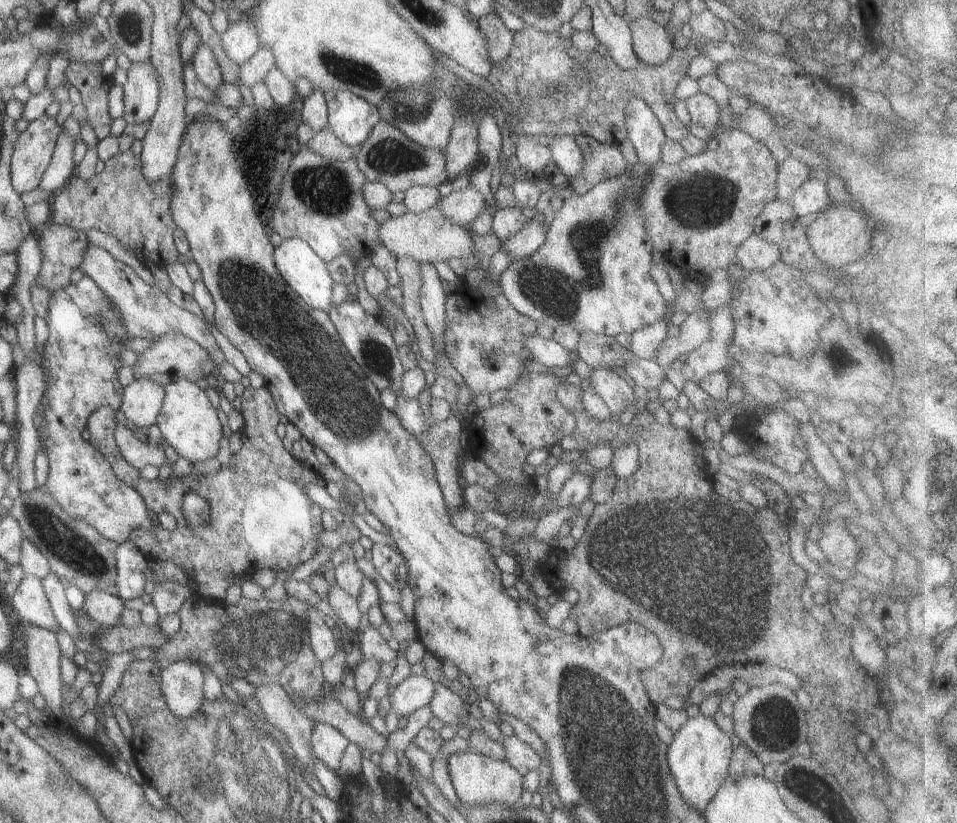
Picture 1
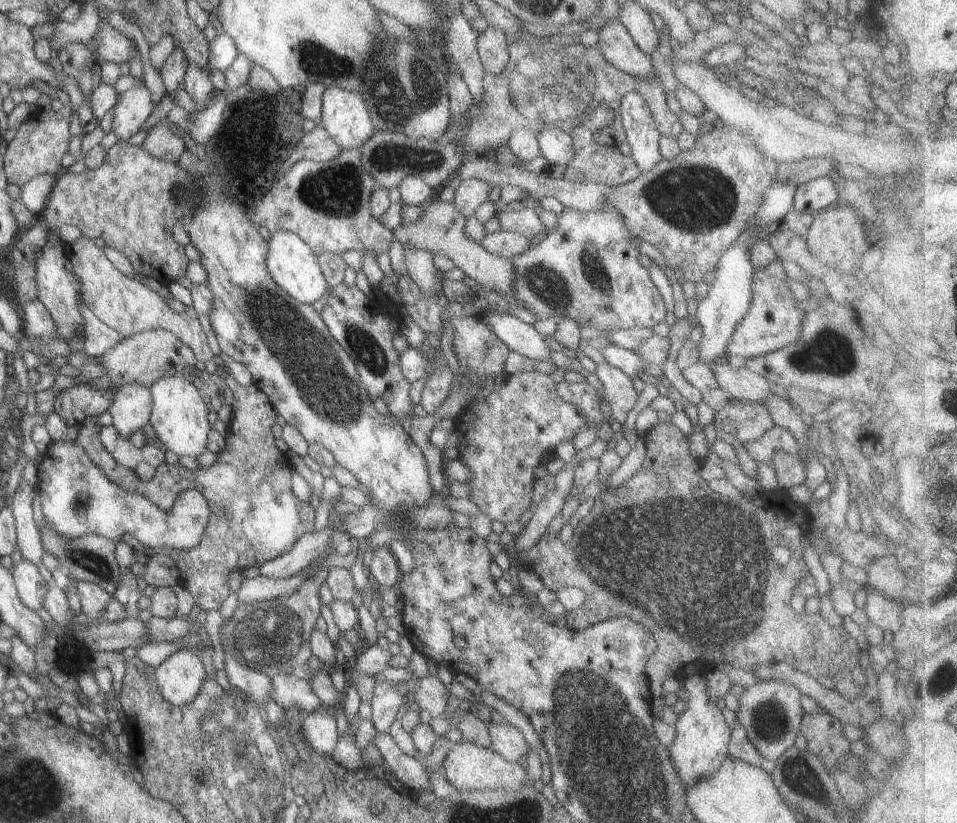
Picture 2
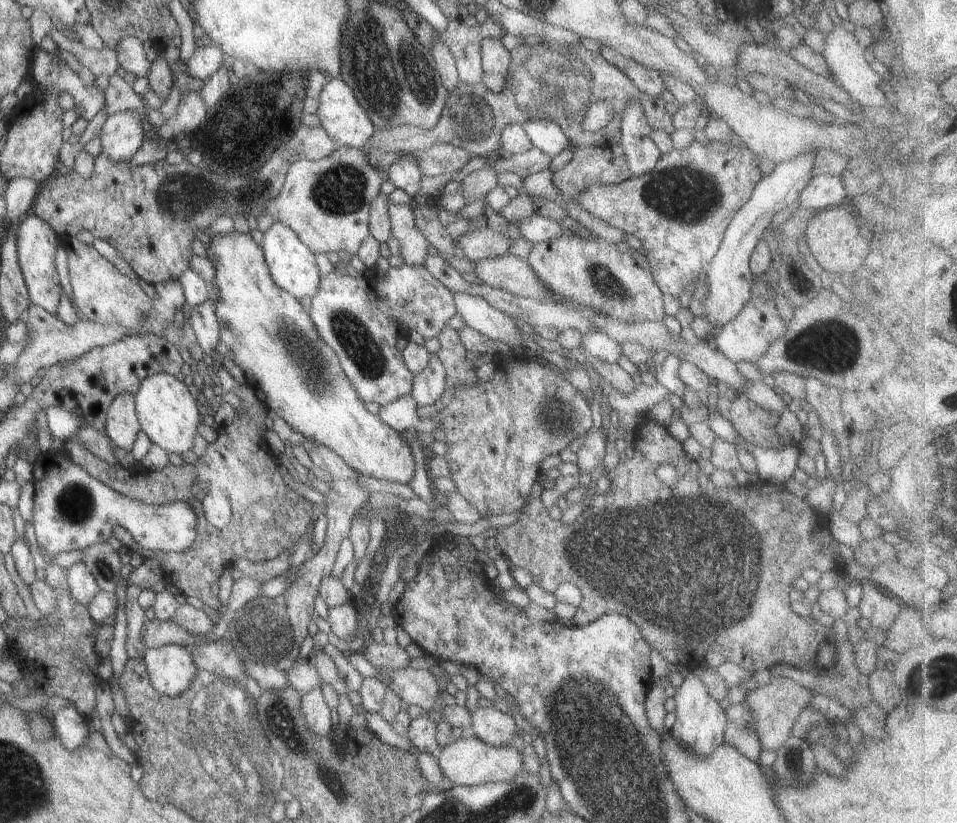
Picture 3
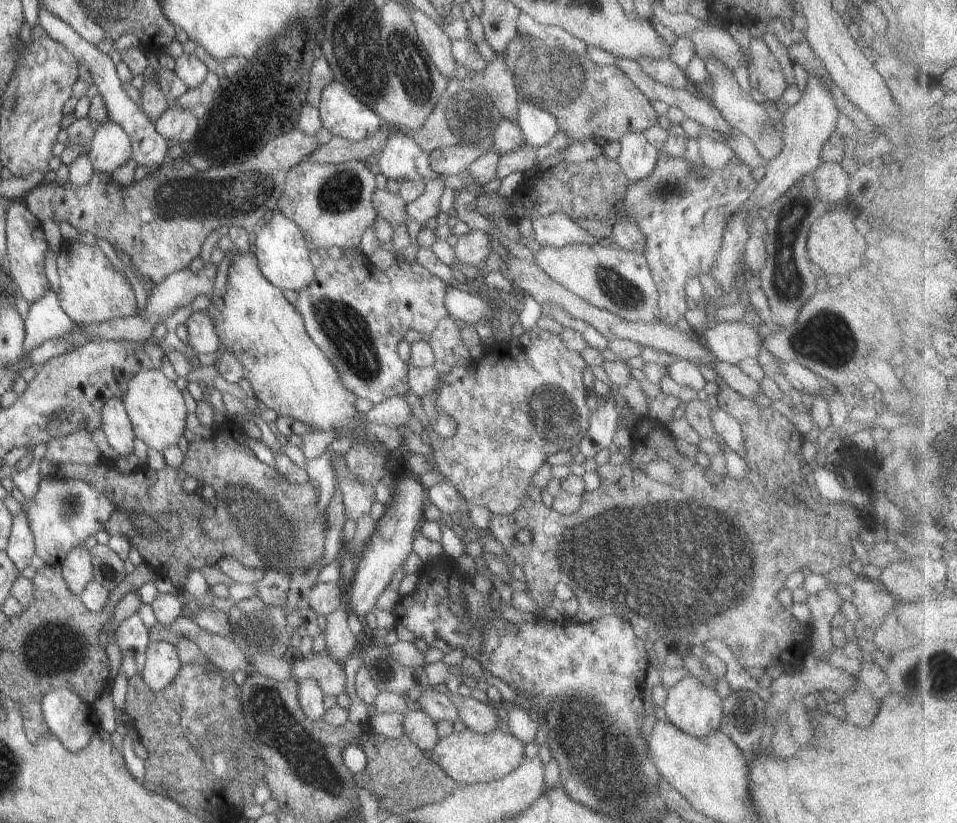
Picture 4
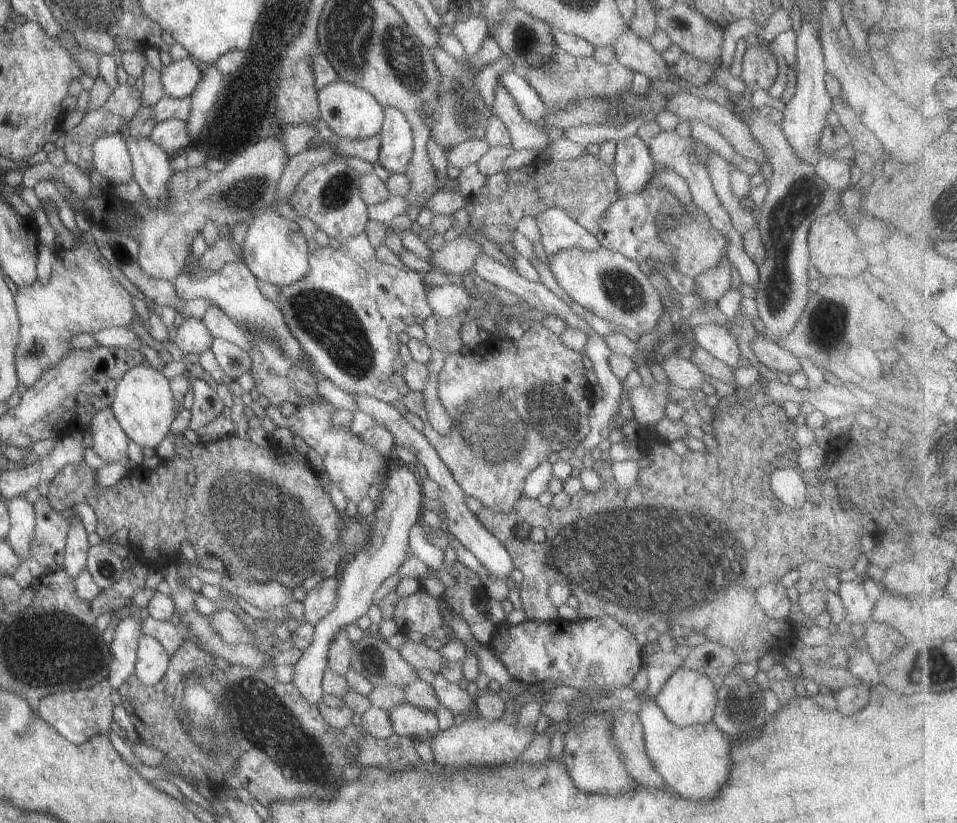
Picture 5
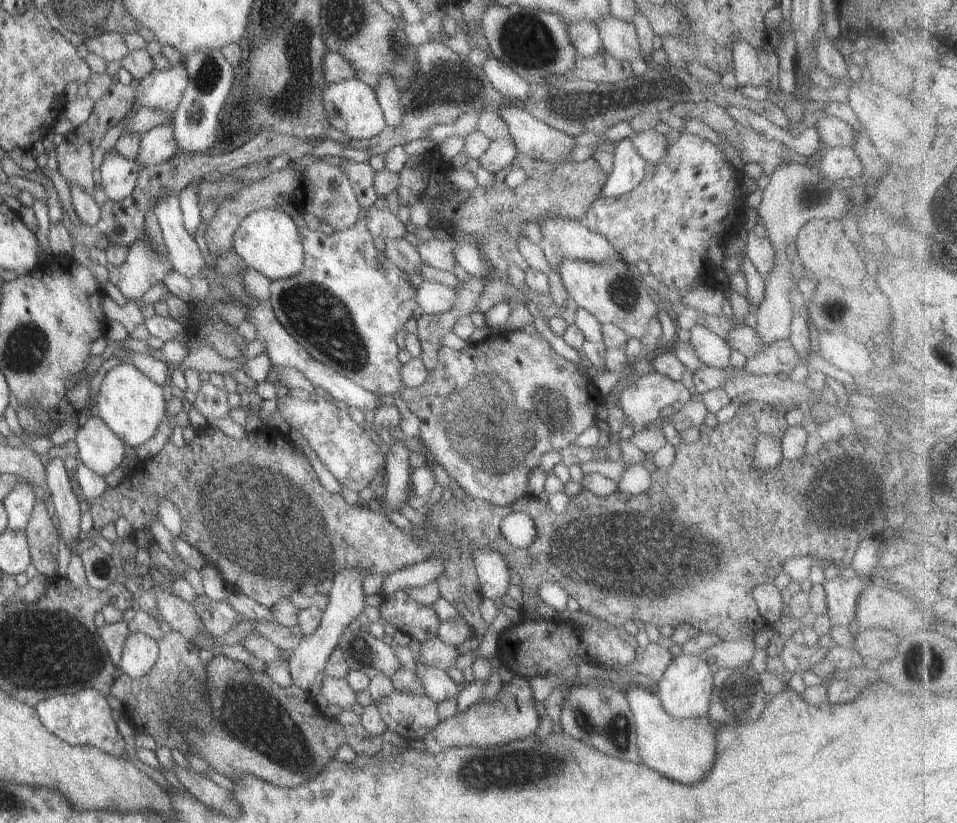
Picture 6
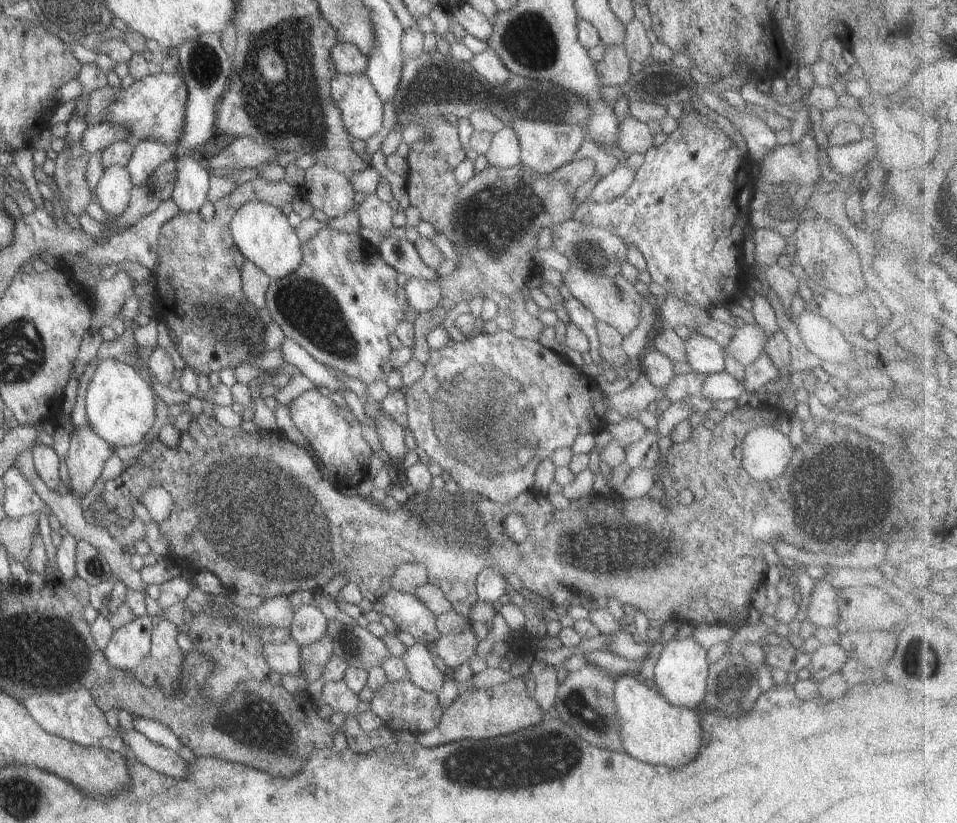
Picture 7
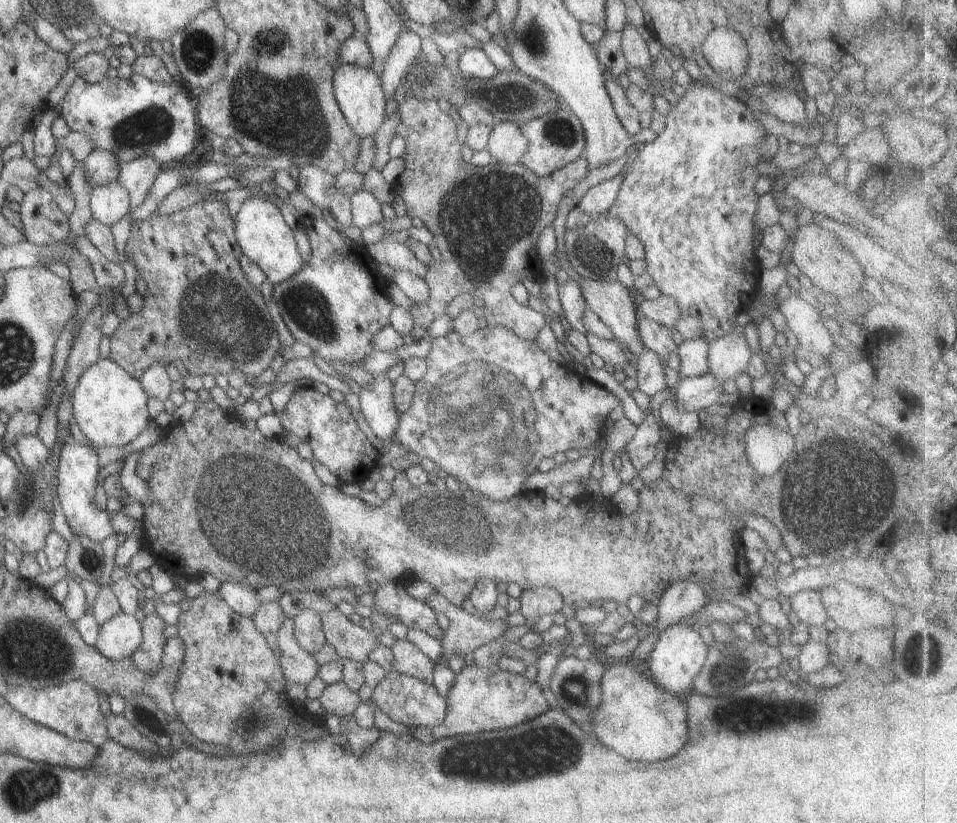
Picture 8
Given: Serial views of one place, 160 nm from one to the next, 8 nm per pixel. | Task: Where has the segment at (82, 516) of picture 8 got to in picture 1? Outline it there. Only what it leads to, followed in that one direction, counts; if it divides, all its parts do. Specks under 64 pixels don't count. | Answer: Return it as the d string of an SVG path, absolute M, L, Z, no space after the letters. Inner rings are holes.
M139 378L122 387L118 410L123 413L125 422L147 428L155 423L162 403L163 386Z

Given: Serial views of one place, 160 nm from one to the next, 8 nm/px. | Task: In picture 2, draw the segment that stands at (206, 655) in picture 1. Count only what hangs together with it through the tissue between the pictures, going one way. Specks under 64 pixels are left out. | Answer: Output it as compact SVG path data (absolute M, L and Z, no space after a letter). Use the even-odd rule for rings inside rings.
M319 568L315 574L289 596L277 596L269 601L237 605L231 618L224 619L219 630L221 644L241 666L260 671L267 677L271 674L289 674L302 680L309 680L312 671L307 666L310 657L308 646L313 626L320 616L318 591L327 576L327 568Z

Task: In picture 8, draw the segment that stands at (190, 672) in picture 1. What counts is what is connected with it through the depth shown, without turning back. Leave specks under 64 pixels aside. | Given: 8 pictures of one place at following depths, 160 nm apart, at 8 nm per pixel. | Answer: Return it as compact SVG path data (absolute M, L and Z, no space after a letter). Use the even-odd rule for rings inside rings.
M119 612L99 626L92 645L105 658L129 659L142 643L141 625L133 615Z

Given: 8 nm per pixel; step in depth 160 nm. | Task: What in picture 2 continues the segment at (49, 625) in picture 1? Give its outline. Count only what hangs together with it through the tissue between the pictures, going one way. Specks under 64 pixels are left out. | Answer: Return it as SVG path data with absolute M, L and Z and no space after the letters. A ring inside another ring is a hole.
M21 559L10 568L10 572L21 604L35 612L37 608L42 608L47 584L44 583L38 574L37 566Z

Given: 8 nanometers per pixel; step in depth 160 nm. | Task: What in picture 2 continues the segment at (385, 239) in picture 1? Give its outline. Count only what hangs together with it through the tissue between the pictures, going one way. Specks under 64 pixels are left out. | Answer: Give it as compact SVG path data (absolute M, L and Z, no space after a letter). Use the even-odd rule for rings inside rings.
M431 200L423 206L421 216L411 224L399 224L392 229L392 239L397 240L401 247L421 248L432 254L441 254L449 258L453 266L463 272L464 277L469 277L477 283L480 291L485 289L495 290L501 294L513 290L513 262L511 259L500 258L486 252L477 242L465 238L463 234L464 217L459 210L455 210L450 203Z

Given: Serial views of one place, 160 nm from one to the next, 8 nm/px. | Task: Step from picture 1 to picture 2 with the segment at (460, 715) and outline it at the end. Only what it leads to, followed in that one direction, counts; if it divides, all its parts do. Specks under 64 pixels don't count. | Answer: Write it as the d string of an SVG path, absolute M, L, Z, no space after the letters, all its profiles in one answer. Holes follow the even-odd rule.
M429 675L415 677L413 700L419 711L428 712L431 717L445 716L447 692L437 677Z

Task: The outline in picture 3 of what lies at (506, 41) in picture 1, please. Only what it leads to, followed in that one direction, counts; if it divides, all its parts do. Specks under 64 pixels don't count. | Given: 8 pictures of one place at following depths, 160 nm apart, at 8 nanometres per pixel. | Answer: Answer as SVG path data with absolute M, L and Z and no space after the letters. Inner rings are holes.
M485 38L480 44L481 81L489 92L501 92L511 74L510 52L498 38Z

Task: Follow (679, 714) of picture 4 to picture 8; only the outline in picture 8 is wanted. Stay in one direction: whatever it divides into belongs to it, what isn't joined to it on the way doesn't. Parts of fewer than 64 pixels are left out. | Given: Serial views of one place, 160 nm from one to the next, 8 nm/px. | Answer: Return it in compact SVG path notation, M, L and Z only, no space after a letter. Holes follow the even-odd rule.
M682 622L664 628L655 641L653 650L645 662L647 675L670 695L683 698L692 690L693 679L704 663L708 646L697 630Z

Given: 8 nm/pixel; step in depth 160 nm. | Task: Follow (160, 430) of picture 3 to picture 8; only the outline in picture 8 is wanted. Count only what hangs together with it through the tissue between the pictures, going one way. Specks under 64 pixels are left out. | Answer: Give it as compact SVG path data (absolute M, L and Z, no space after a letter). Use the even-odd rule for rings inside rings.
M109 357L98 358L79 375L71 391L72 418L93 448L125 446L147 426L147 422L151 419L145 408L147 398L138 379L129 376Z

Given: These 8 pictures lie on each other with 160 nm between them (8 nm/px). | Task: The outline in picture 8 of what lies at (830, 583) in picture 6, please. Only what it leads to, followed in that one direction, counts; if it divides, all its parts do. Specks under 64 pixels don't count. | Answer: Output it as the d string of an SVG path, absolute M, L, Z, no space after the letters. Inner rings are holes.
M799 591L788 596L790 610L797 616L799 622L809 627L813 624L827 624L826 610L819 600L820 596L813 591Z

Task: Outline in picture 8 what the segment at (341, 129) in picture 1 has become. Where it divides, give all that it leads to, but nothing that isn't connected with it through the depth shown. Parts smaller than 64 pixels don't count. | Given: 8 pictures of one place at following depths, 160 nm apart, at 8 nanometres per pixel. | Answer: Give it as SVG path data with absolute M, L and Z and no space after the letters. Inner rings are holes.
M341 64L332 76L332 93L351 130L360 139L372 136L379 128L381 121L383 121L383 114L385 114L386 100L379 77L370 68Z

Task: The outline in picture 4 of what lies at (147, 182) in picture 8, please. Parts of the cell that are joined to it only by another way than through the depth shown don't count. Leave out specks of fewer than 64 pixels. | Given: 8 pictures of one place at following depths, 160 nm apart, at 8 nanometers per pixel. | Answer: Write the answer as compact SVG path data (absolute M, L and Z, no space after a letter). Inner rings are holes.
M168 106L152 124L155 132L169 145L187 143L197 129L197 120L179 106Z

